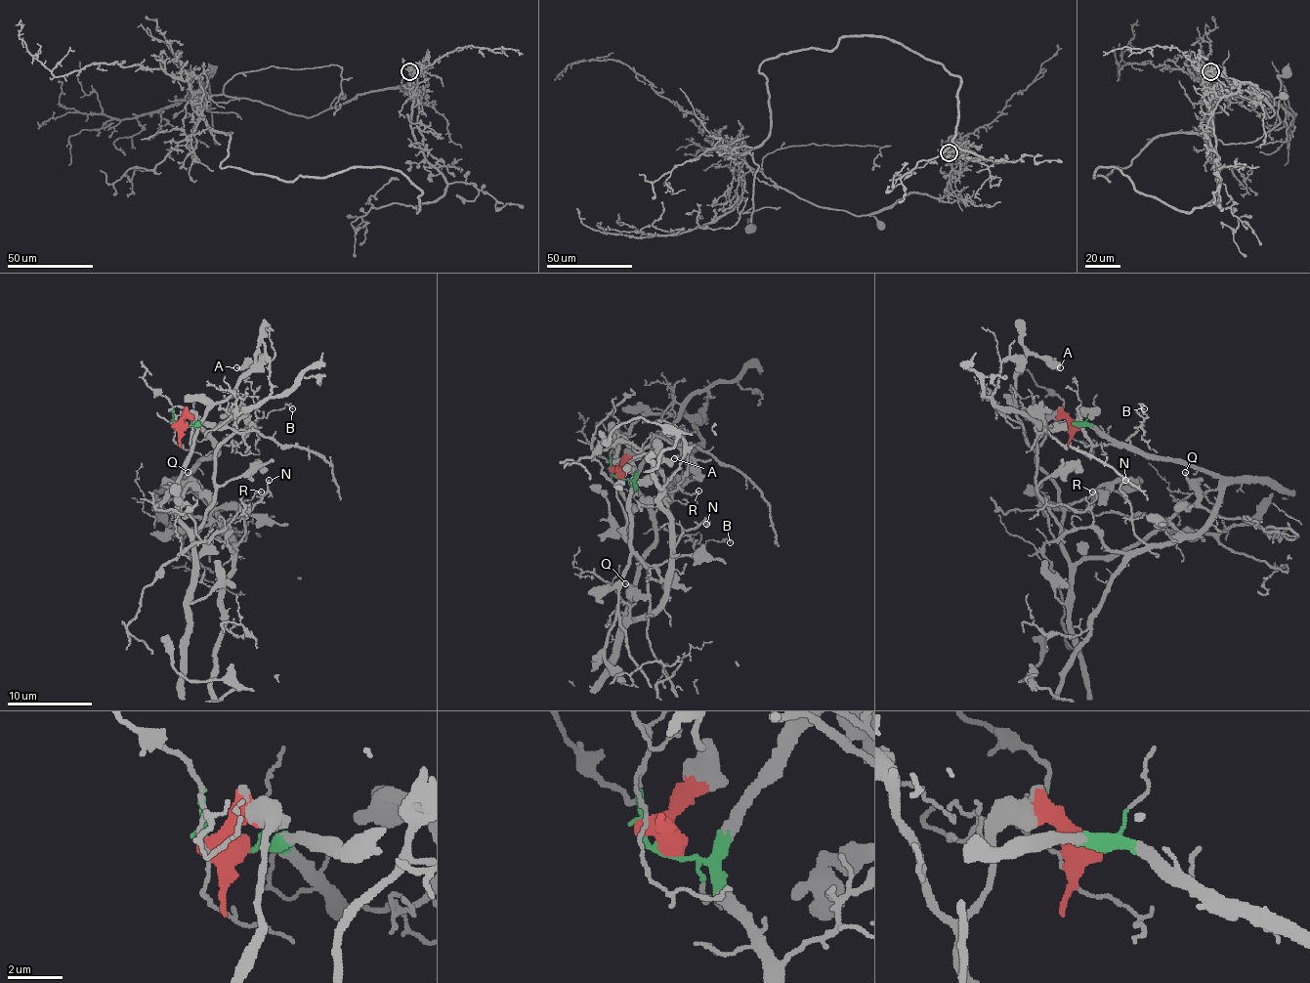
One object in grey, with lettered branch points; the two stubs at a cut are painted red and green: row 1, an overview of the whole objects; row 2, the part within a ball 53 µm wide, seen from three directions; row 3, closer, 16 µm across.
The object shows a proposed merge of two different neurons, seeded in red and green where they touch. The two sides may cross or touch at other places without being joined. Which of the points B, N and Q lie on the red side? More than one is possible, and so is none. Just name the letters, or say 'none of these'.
Q

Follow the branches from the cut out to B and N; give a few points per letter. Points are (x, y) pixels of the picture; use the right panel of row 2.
B: (1077, 425), (1092, 425), (1103, 436), (1128, 445), (1128, 438), (1145, 419), (1141, 404), (1145, 408)
N: (1077, 425), (1206, 470), (1219, 480), (1219, 508), (1196, 534), (1147, 543), (1119, 489), (1125, 480)

